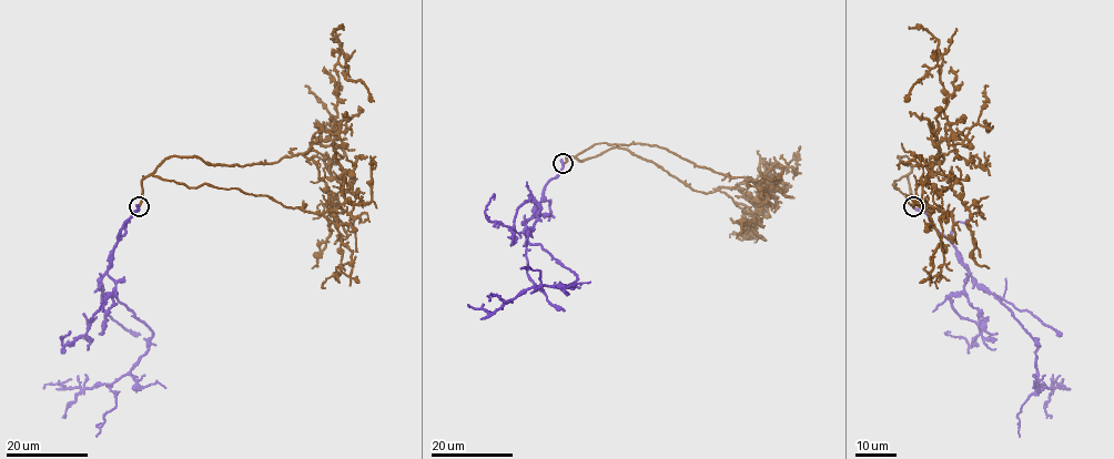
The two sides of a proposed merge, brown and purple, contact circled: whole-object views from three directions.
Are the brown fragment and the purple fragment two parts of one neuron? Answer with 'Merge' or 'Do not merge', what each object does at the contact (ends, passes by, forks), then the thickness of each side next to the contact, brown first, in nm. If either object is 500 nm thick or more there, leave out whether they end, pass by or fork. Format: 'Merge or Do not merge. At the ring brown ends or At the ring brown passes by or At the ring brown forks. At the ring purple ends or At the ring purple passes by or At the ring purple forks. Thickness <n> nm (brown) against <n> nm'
Do not merge. At the ring brown ends. At the ring purple ends. Thickness 240 nm (brown) against 340 nm

